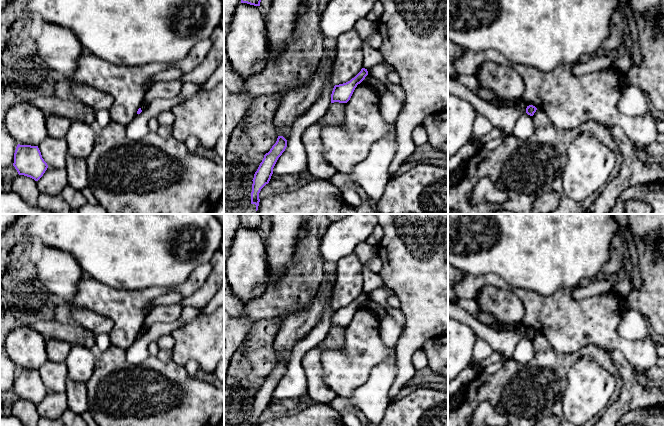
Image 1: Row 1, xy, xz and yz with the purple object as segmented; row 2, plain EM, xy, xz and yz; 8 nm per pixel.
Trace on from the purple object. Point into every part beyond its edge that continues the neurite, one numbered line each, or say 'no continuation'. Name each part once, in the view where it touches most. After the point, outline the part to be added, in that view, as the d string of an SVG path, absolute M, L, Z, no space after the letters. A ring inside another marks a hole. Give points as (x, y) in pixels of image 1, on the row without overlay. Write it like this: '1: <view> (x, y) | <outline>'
no continuation

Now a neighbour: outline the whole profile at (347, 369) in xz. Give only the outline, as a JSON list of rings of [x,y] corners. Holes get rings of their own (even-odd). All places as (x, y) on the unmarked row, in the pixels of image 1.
[[[363,305],[345,327],[344,346],[323,350],[321,364],[325,383],[338,396],[351,397],[369,379],[374,367],[396,356],[380,337],[380,321]]]

